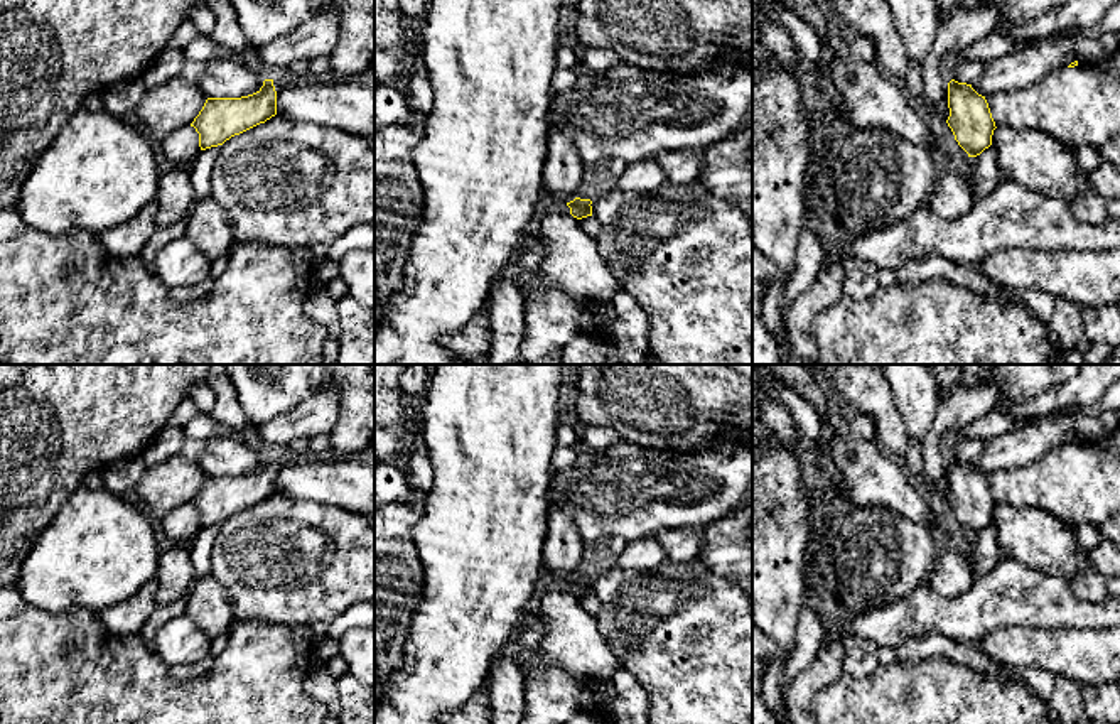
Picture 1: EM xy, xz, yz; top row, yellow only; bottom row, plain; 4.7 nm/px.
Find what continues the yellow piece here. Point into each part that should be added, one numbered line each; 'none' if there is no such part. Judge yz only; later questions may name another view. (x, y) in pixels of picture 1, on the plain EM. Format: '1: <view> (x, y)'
none

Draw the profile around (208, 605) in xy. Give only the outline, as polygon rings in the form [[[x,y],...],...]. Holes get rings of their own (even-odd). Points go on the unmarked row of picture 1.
[[[211,574],[194,579],[184,614],[211,640],[224,636],[236,621],[226,591]]]

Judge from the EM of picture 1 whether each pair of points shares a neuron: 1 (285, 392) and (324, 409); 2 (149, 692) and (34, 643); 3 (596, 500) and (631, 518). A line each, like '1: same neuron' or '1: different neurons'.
1: different neurons
2: same neuron
3: same neuron

